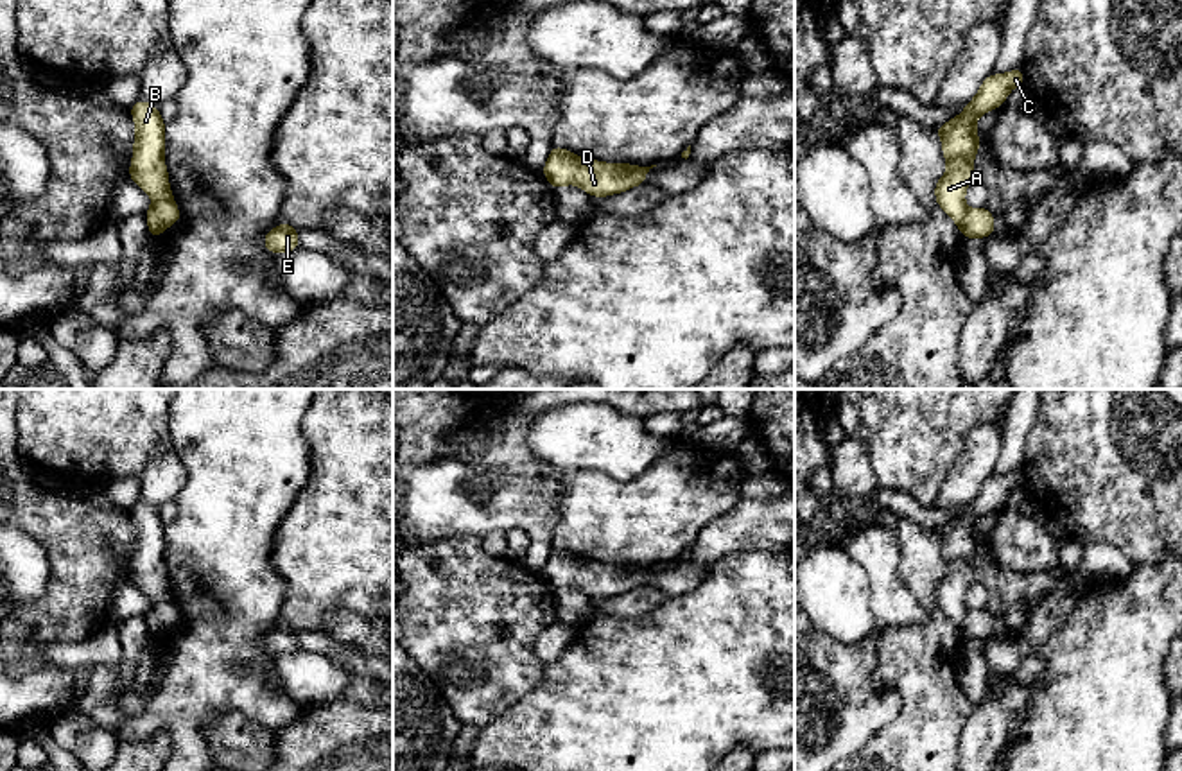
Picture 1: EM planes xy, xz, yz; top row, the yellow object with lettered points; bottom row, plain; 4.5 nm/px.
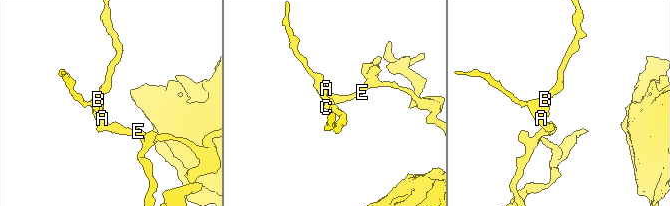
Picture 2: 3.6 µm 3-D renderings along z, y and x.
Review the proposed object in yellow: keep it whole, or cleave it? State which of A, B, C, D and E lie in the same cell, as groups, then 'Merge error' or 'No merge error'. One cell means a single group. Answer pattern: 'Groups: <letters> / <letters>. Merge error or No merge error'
Groups: A B C D E. No merge error

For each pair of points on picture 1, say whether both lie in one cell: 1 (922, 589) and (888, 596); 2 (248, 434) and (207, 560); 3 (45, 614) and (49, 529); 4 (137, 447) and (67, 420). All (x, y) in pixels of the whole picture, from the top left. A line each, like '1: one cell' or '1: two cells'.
1: two cells
2: one cell
3: one cell
4: one cell

